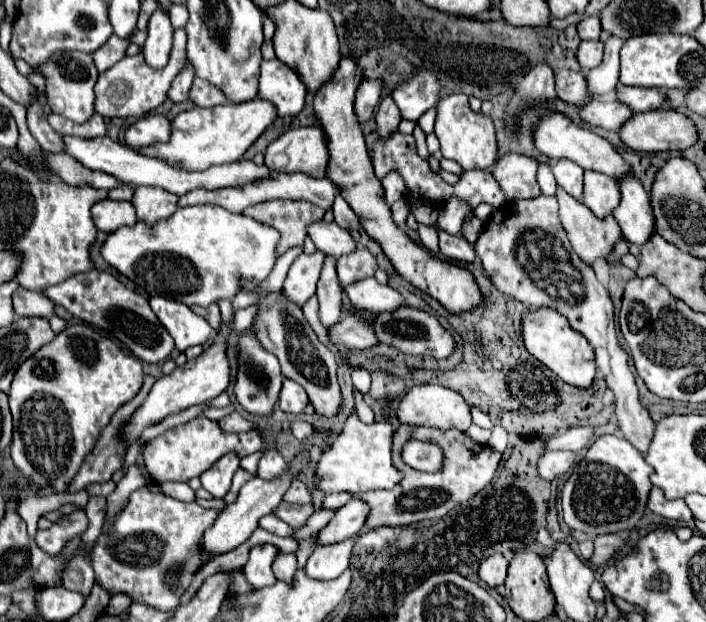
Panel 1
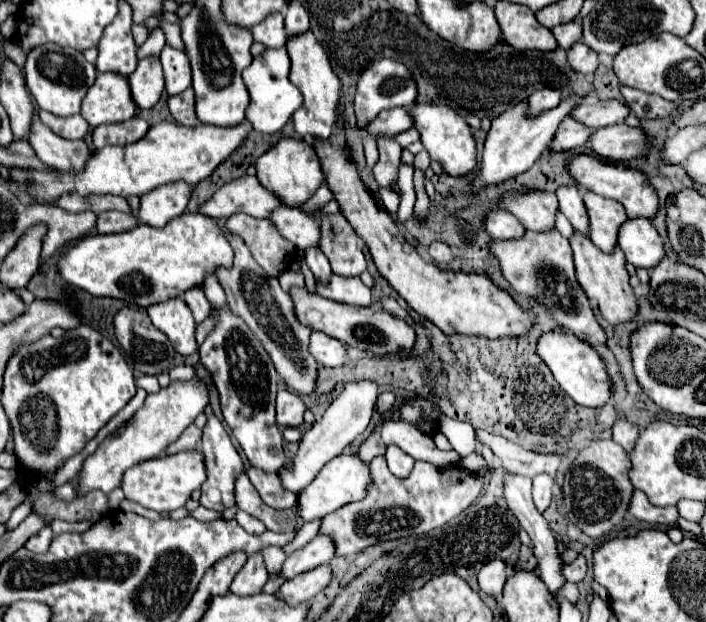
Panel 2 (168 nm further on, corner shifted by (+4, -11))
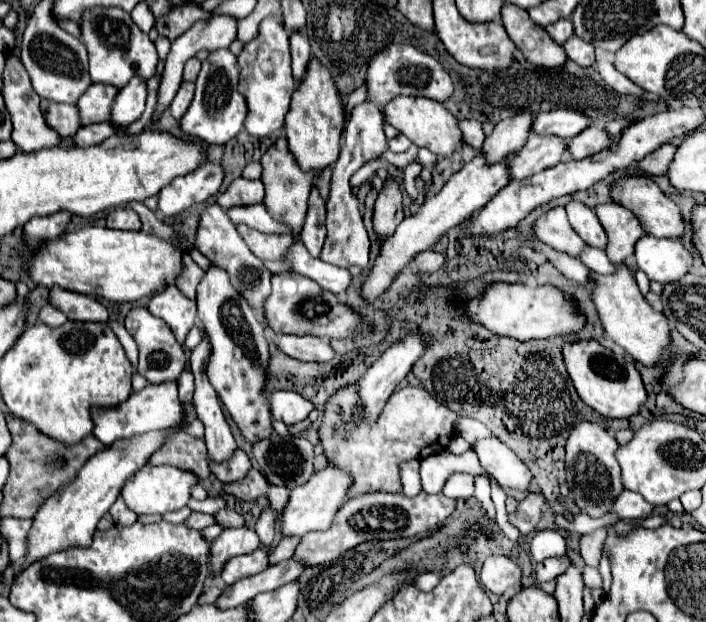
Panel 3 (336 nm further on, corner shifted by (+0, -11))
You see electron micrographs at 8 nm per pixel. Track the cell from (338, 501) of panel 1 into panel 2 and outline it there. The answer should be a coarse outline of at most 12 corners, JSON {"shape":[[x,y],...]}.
{"shape":[[320,520],[296,530],[296,536],[282,550],[292,554],[304,548],[320,528]]}

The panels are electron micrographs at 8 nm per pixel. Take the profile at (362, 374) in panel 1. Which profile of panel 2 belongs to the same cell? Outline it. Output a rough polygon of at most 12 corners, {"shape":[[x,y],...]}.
{"shape":[[356,454],[324,464],[298,492],[298,516],[320,520],[362,500],[368,466]]}

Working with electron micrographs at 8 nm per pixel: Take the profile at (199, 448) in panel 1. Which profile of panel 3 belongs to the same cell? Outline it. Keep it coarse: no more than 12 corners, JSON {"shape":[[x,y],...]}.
{"shape":[[144,466],[122,488],[136,514],[166,514],[200,482],[172,466]]}

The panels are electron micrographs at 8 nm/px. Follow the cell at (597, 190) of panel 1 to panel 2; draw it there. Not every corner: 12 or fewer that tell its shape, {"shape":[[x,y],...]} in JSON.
{"shape":[[584,194],[590,240],[602,252],[618,246],[628,220],[616,200]]}

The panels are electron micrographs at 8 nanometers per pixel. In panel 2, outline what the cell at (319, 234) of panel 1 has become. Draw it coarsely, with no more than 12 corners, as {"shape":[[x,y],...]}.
{"shape":[[278,206],[268,220],[294,246],[318,246],[318,220]]}

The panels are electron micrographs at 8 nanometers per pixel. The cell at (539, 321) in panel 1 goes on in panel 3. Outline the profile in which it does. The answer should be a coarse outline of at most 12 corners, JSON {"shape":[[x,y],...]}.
{"shape":[[598,340],[566,342],[578,396],[604,418],[628,418],[646,390],[630,356]]}

